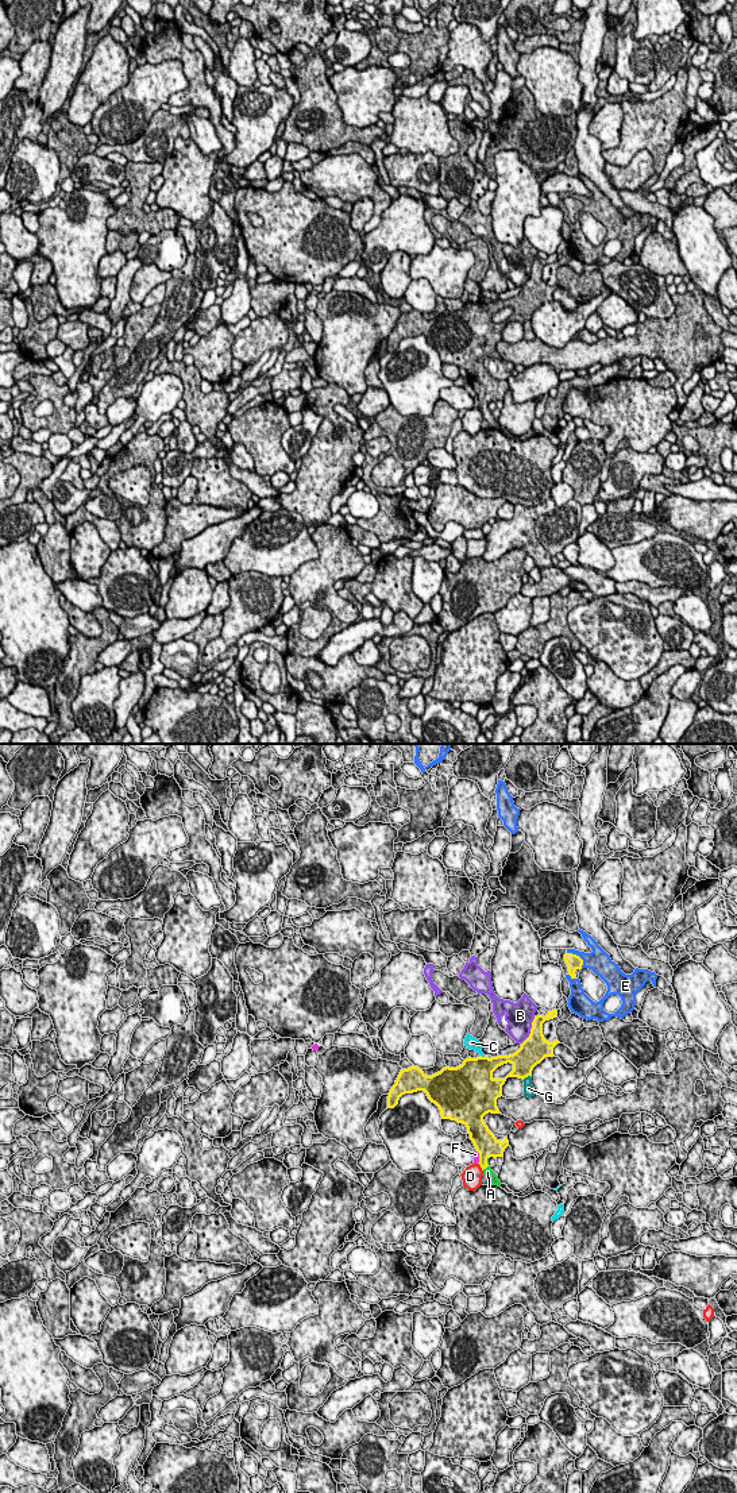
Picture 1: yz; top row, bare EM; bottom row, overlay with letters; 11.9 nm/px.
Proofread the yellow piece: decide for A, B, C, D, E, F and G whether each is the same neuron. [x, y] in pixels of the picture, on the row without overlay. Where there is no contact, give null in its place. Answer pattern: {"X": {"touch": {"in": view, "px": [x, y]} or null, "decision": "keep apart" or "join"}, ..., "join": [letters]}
{"A": {"touch": {"in": "yz", "px": [487, 408]}, "decision": "join"}, "B": {"touch": {"in": "yz", "px": [531, 274]}, "decision": "keep apart"}, "C": {"touch": {"in": "yz", "px": [481, 300]}, "decision": "keep apart"}, "D": {"touch": {"in": "yz", "px": [481, 411]}, "decision": "keep apart"}, "E": {"touch": {"in": "yz", "px": [578, 200]}, "decision": "keep apart"}, "F": {"touch": {"in": "yz", "px": [479, 401]}, "decision": "keep apart"}, "G": {"touch": {"in": "yz", "px": [525, 320]}, "decision": "keep apart"}, "join": ["A"]}

